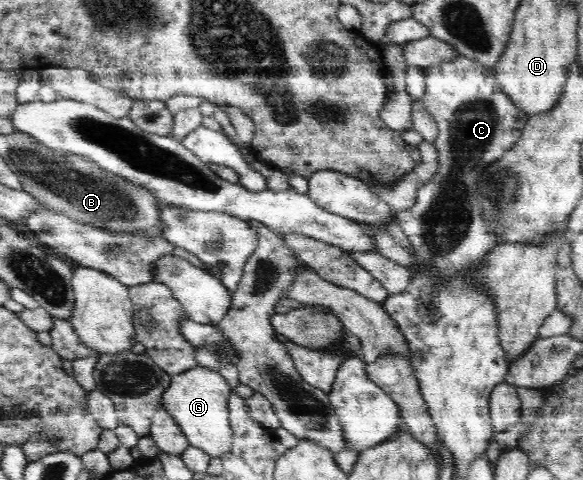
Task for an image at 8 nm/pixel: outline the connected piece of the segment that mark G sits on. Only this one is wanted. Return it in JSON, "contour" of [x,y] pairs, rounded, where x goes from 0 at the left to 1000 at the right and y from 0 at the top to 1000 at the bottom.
{"contour":[[[338,758],[338,765],[295,785],[293,802],[276,823],[274,840],[307,883],[328,931],[345,935],[362,952],[379,952],[396,938],[401,915],[389,848],[398,813],[374,773]]]}

